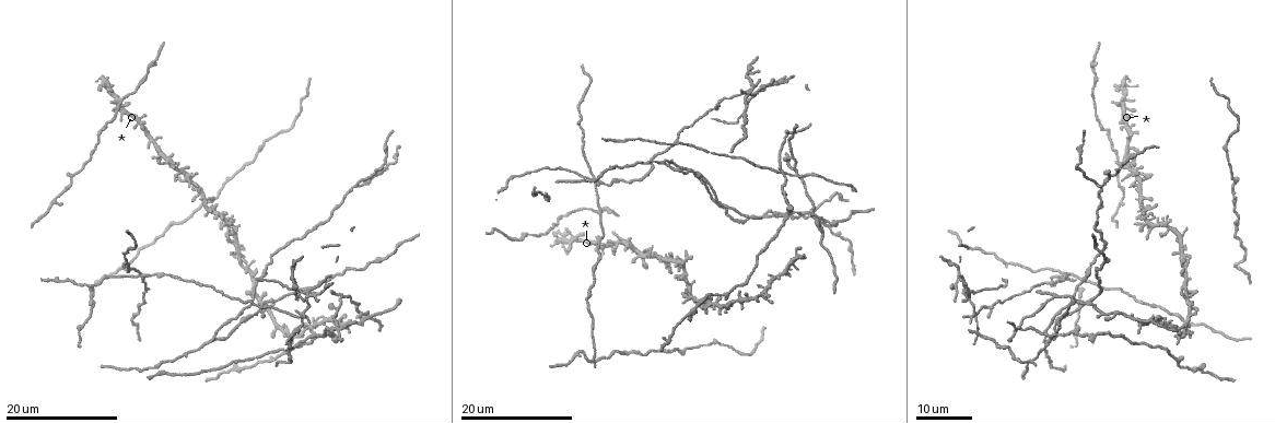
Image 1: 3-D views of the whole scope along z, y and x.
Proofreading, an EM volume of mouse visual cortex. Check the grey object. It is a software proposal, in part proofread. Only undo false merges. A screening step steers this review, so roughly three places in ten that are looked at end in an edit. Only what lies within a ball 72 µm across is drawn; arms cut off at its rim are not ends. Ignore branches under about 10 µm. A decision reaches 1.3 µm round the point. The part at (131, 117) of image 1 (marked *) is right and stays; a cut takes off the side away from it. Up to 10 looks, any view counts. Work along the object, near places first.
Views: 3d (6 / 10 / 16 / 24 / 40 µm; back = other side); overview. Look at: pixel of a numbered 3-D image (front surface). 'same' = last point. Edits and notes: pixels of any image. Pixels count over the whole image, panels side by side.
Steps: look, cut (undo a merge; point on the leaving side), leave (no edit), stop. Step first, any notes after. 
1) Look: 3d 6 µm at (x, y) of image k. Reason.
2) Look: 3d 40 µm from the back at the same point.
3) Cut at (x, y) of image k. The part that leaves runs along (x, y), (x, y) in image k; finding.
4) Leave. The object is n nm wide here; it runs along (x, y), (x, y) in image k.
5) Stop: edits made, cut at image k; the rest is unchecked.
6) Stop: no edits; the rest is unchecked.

Look: 3d 16 µm at (572, 235) of image 1. Four or more arms meet.

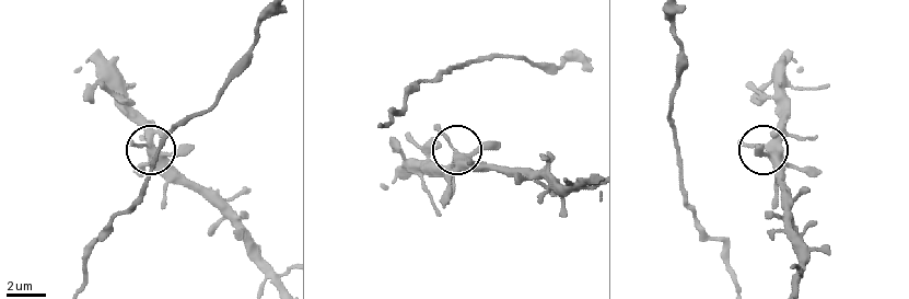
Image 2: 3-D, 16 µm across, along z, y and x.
Look: 3d 6 µm at (770, 146) of image 2.

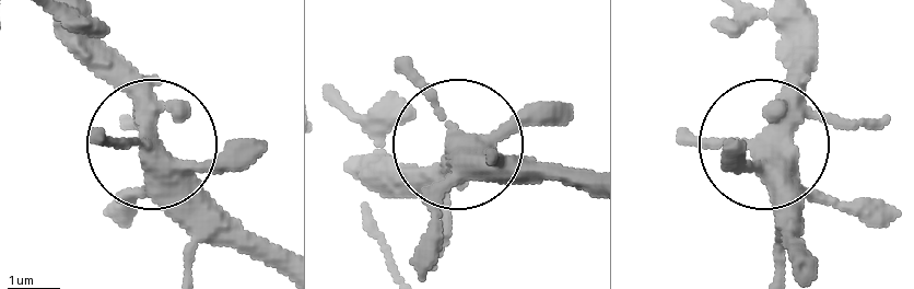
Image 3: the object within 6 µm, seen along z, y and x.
Leave. The object is 320 nm wide here; all the same neuron.

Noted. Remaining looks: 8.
Look: 3d 24 µm at (332, 211) of image 1. Thick turns thin.

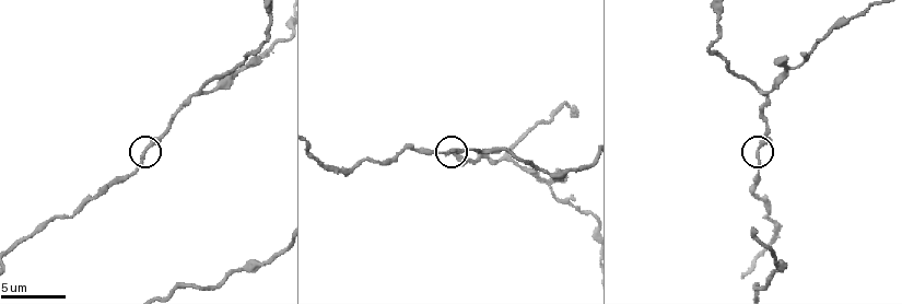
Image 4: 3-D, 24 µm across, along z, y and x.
Look: 3d 6 µm at (757, 151) of image 4.

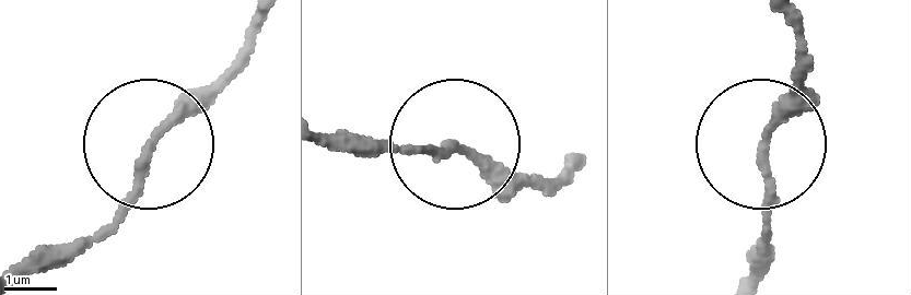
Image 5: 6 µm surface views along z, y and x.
Leave. It runs along (34, 273), (113, 216), (152, 138), (238, 51) in image 5; one neuron here.

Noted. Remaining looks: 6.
Look: 3d 10 µm at (758, 90) of image 4. Arms part here.

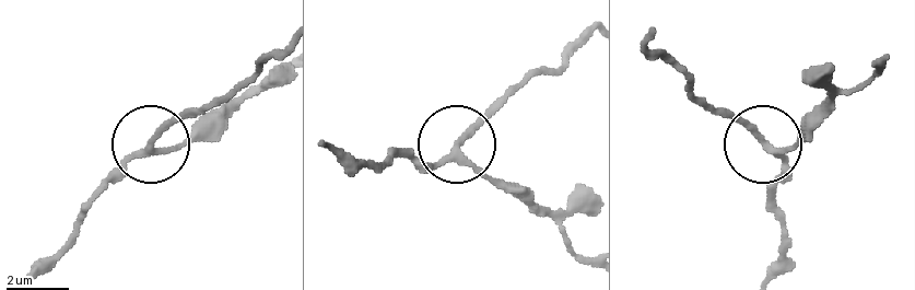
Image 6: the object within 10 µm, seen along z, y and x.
Look: 3d 6 µm at (458, 147) of image 6.

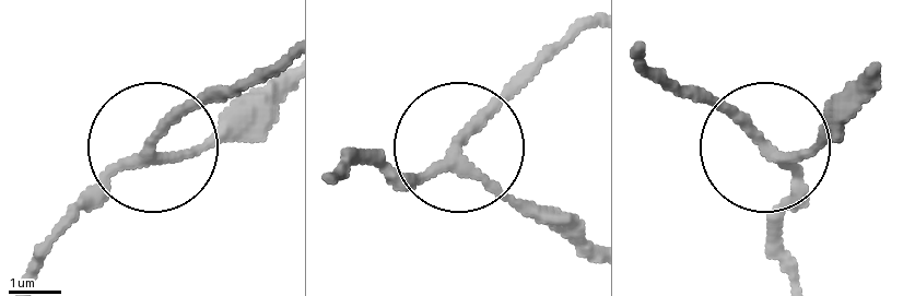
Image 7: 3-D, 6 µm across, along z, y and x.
Leave. The object is 190 nm wide here; it runs along (330, 179), (364, 166), (430, 170), (556, 54) in image 7; continuous, no second neuron.

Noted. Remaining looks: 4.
Look: 3d 16 µm at (781, 170) of image 1. Four-way junction.

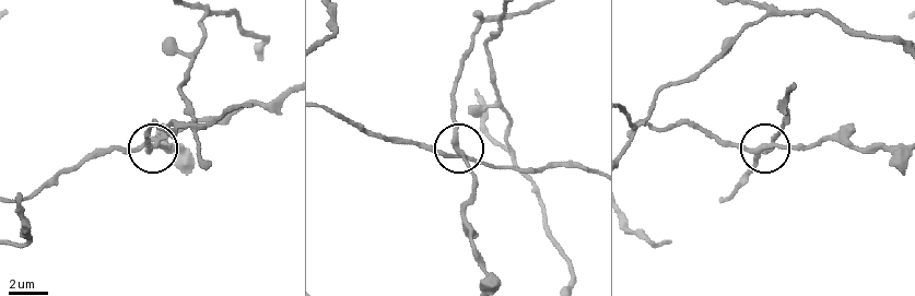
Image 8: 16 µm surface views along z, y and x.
Look: 3d 6 µm at (452, 147) of image 8. Zoom in.

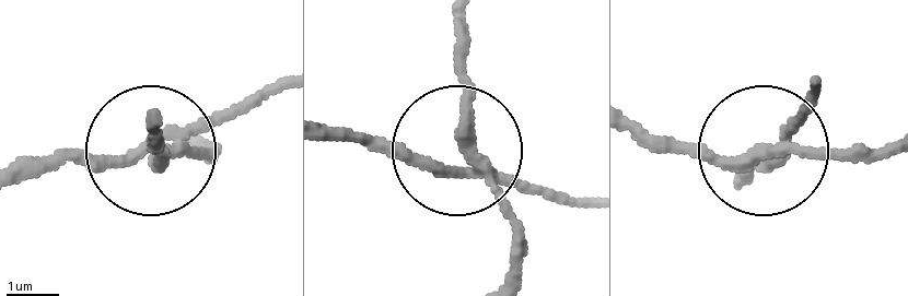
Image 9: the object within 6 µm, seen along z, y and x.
Cut at (213, 156) of image 9. 4 arms meet here; the part that leaves runs along (775, 145), (701, 154), (636, 137) in image 9; a second neuron is stuck on.

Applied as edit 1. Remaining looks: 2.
Stop: edits made, cut at image 9; the rest is unchecked.

